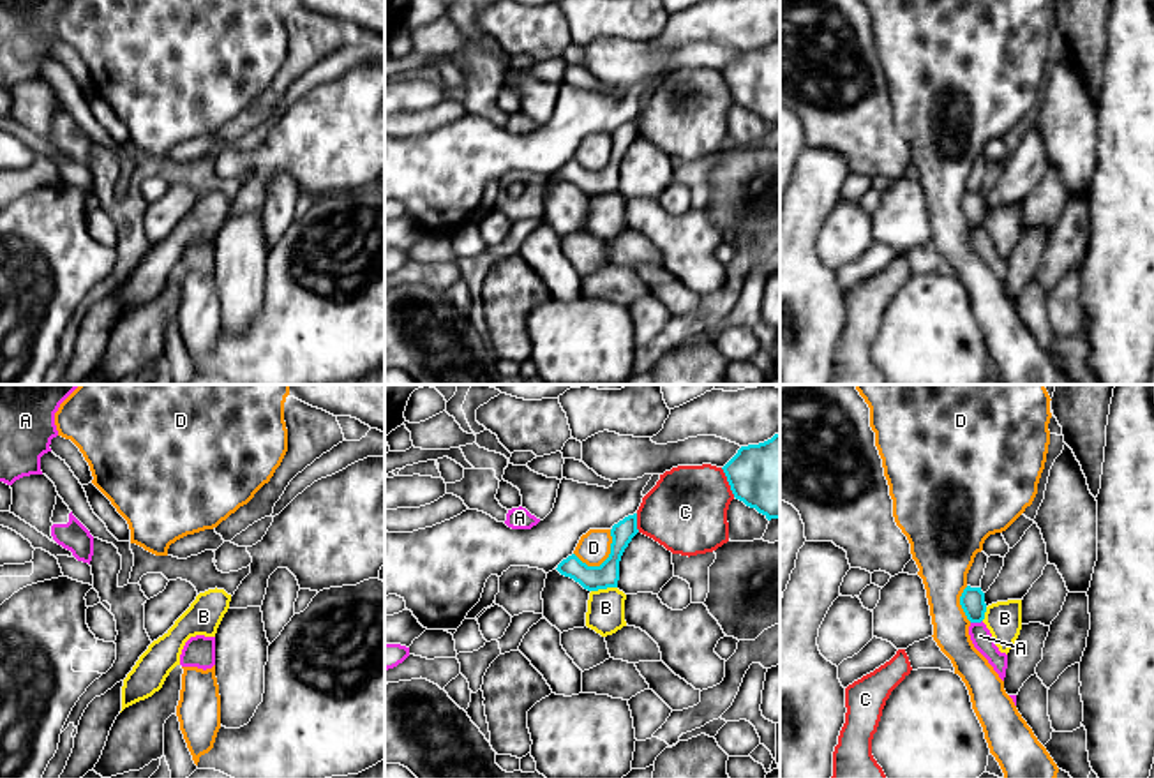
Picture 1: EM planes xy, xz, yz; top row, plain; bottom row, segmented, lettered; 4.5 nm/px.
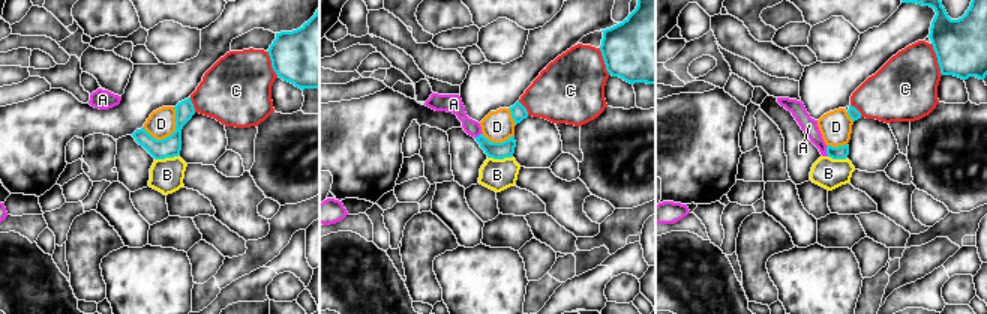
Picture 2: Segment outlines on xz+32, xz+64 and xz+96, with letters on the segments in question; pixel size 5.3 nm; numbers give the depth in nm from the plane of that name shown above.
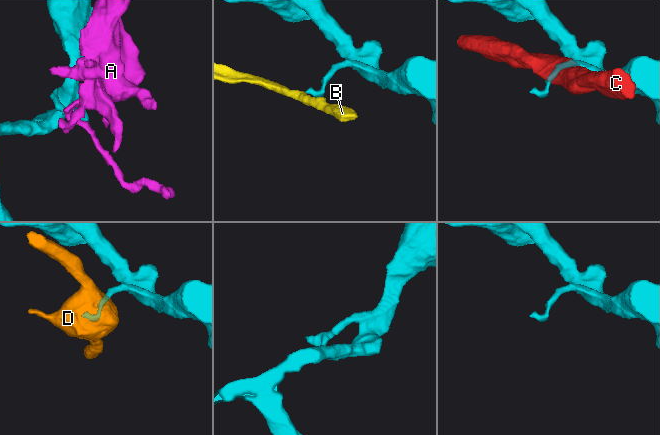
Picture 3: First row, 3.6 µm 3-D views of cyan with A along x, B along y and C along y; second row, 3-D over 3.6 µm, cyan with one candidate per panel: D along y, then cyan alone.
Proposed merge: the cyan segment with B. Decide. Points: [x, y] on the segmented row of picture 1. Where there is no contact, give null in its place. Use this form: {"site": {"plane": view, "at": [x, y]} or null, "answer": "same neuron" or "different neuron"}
{"site": {"plane": "xz", "at": [604, 588]}, "answer": "different neuron"}

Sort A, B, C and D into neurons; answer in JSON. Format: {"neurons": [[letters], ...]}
{"neurons": [["A"], ["B"], ["C"], ["D"]]}

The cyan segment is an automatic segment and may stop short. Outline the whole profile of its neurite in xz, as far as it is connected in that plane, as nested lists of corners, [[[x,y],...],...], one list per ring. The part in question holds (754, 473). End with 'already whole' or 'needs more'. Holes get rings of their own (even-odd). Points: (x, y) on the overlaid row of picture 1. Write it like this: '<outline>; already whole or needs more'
[[[780,432],[764,443],[741,446],[722,469],[736,499],[768,520],[780,519]]]; already whole

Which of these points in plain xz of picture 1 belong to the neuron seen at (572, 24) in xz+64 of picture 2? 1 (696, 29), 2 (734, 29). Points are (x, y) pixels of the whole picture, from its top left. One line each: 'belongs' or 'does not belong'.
1: belongs
2: belongs

